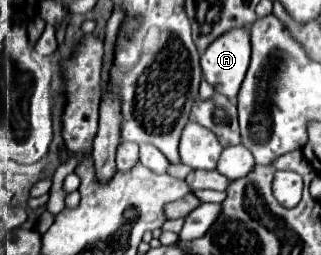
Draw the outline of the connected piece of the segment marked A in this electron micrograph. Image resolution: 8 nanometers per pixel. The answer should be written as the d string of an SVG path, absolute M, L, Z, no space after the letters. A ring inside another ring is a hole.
M249 26L233 28L219 36L203 54L201 68L205 80L217 92L235 98L251 60L251 30Z

